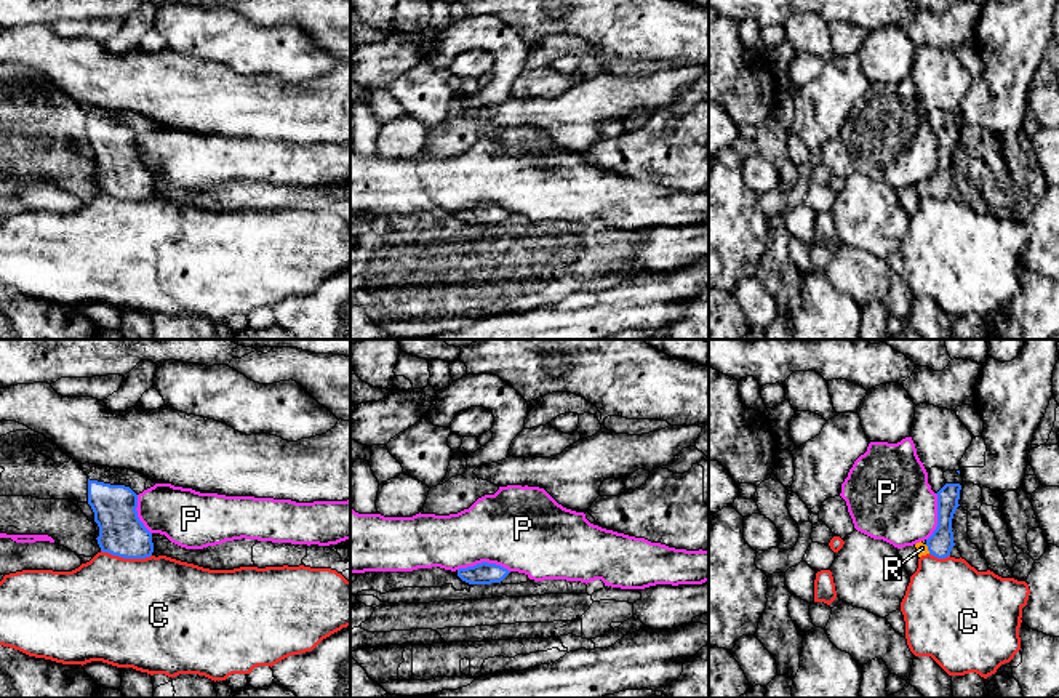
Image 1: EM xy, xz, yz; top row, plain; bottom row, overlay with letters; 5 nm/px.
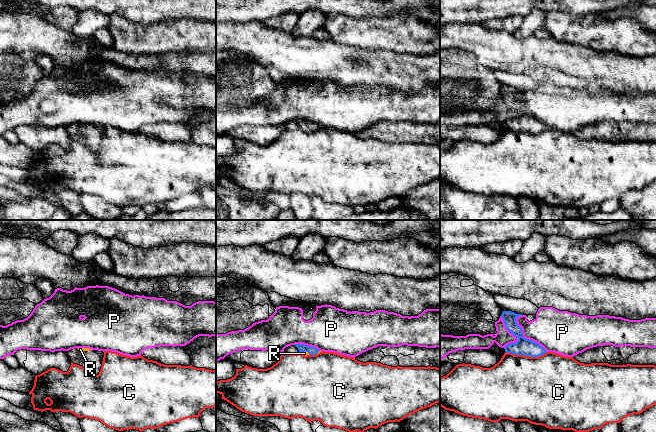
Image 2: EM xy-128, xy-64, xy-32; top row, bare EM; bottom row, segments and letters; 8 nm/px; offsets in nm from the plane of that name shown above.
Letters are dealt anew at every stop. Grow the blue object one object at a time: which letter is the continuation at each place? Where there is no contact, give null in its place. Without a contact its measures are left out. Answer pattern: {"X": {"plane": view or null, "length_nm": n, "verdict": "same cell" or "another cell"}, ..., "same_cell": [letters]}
{"C": {"plane": "xy", "length_nm": 260, "verdict": "another cell"}, "P": {"plane": "xz", "length_nm": 260, "verdict": "another cell"}, "R": {"plane": "yz", "length_nm": 50, "verdict": "same cell"}, "same_cell": ["R"]}

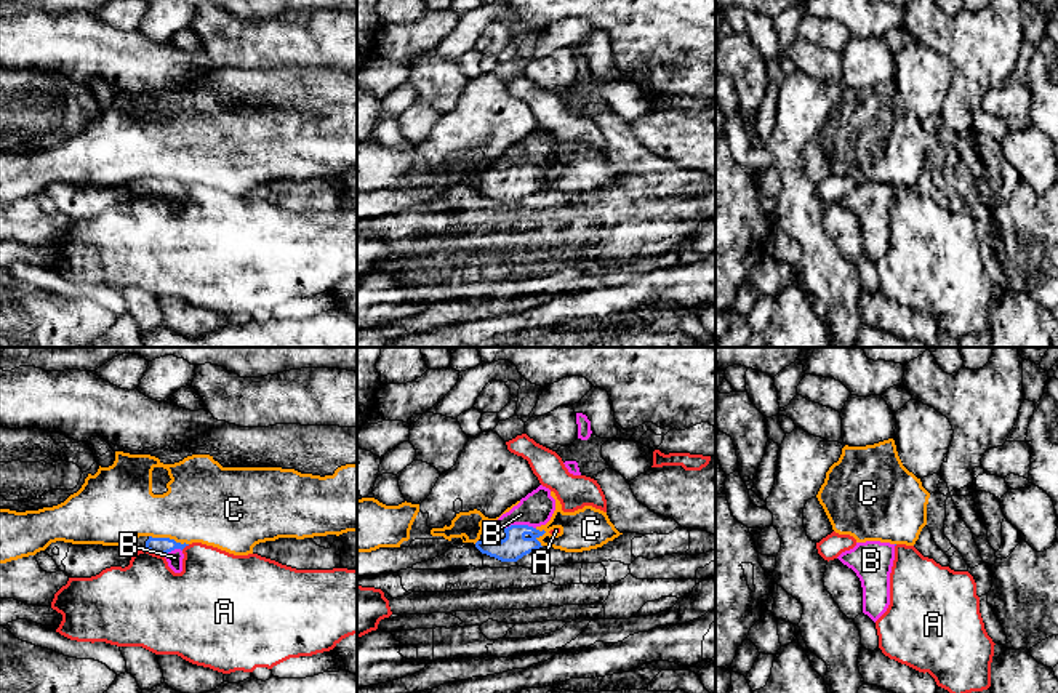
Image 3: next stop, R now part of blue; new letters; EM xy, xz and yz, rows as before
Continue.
{"A": {"plane": "xy", "length_nm": 110, "verdict": "another cell"}, "B": {"plane": "xz", "length_nm": 160, "verdict": "same cell"}, "C": {"plane": "xy", "length_nm": 200, "verdict": "another cell"}, "same_cell": ["B"]}

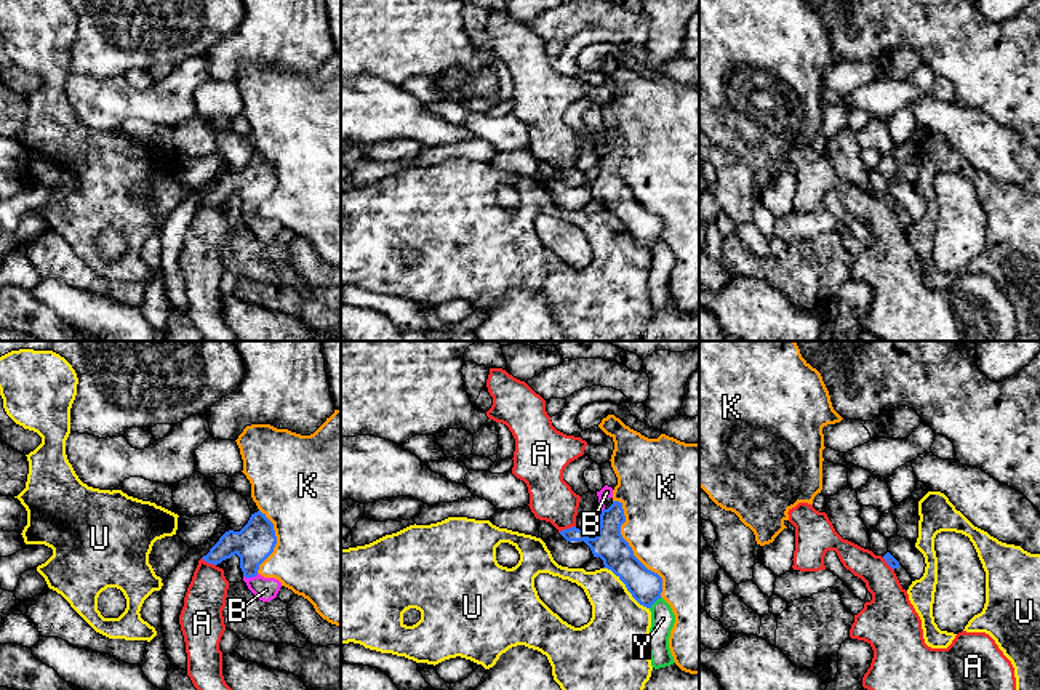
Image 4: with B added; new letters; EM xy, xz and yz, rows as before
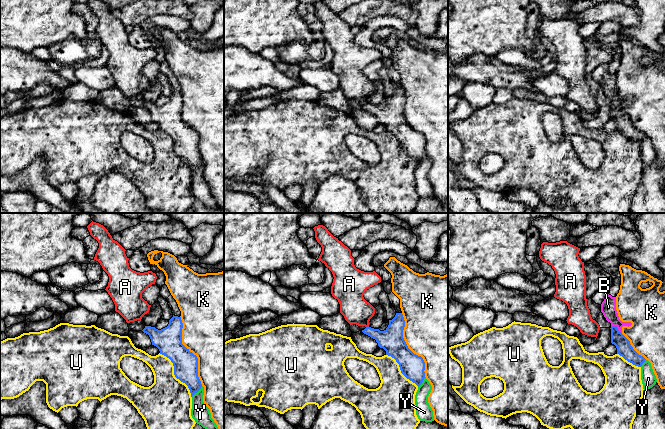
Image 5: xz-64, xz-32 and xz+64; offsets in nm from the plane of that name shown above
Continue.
{"A": {"plane": "xz", "length_nm": 90, "verdict": "another cell"}, "B": {"plane": "xy", "length_nm": 80, "verdict": "same cell"}, "K": {"plane": "xz", "length_nm": 550, "verdict": "another cell"}, "U": {"plane": "xz", "length_nm": 320, "verdict": "another cell"}, "Y": {"plane": "xz", "length_nm": 90, "verdict": "another cell"}, "same_cell": ["B"]}

